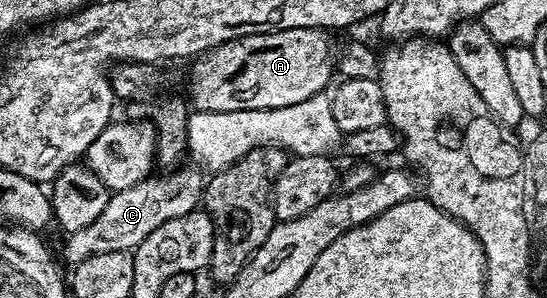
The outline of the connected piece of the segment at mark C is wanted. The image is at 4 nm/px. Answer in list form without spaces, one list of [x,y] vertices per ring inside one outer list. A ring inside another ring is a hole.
[[[180,165],[159,175],[152,173],[147,178],[137,181],[137,185],[129,185],[129,189],[121,189],[112,194],[105,205],[101,217],[93,221],[93,225],[85,225],[85,229],[77,229],[66,236],[63,257],[68,266],[74,267],[81,261],[97,253],[131,251],[141,241],[153,233],[165,221],[188,215],[200,206],[205,186],[204,172],[198,166]]]

